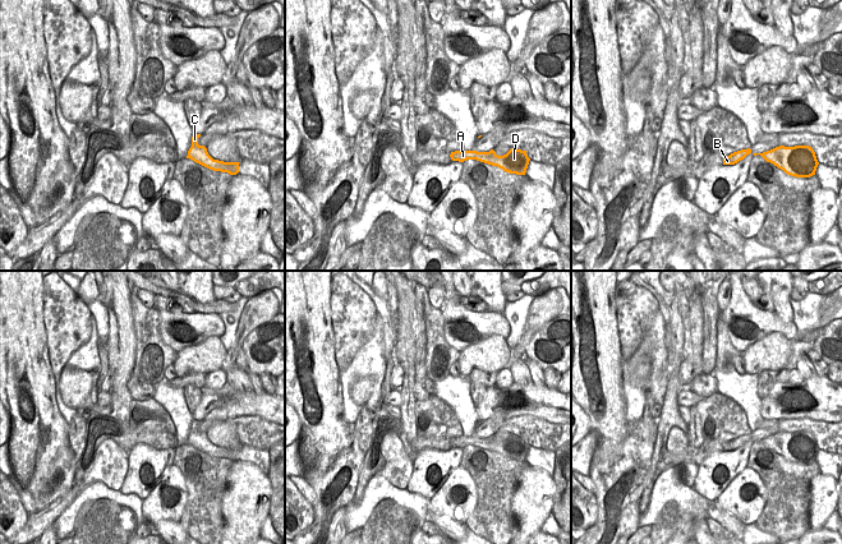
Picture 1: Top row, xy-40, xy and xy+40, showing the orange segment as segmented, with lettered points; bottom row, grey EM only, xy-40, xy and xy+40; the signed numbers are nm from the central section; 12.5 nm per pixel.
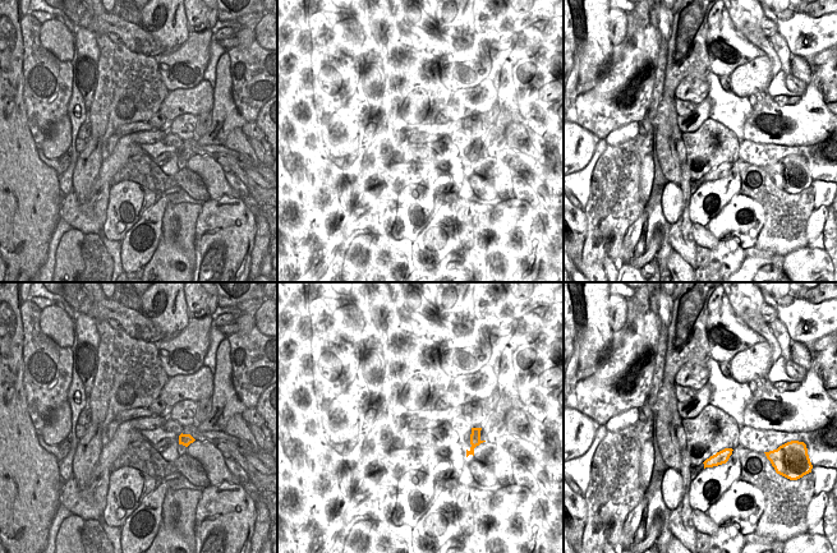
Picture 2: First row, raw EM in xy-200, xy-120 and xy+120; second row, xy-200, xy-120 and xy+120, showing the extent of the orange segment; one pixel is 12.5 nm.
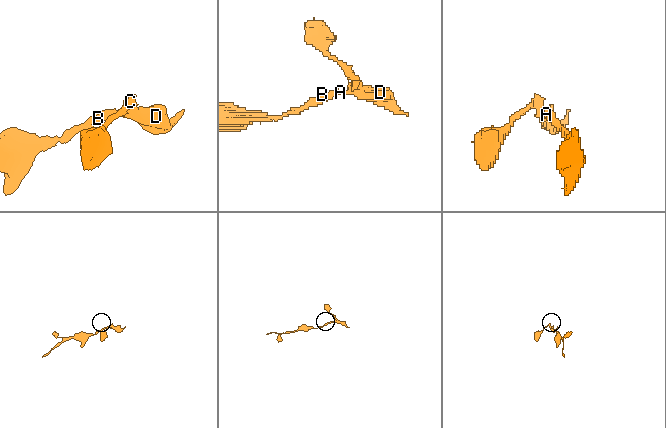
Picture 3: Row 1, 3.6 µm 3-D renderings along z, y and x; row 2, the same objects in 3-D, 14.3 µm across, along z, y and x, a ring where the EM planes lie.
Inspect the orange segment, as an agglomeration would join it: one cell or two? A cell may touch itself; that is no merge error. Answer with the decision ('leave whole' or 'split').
split

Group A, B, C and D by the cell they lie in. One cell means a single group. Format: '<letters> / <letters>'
A B D / C

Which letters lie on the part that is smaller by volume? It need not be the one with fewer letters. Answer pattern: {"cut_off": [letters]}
{"cut_off": ["C"]}

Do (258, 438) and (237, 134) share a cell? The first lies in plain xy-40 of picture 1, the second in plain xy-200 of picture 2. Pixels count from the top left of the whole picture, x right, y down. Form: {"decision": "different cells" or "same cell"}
{"decision": "different cells"}

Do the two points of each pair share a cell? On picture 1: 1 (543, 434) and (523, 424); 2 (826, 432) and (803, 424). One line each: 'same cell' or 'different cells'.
1: same cell
2: same cell

